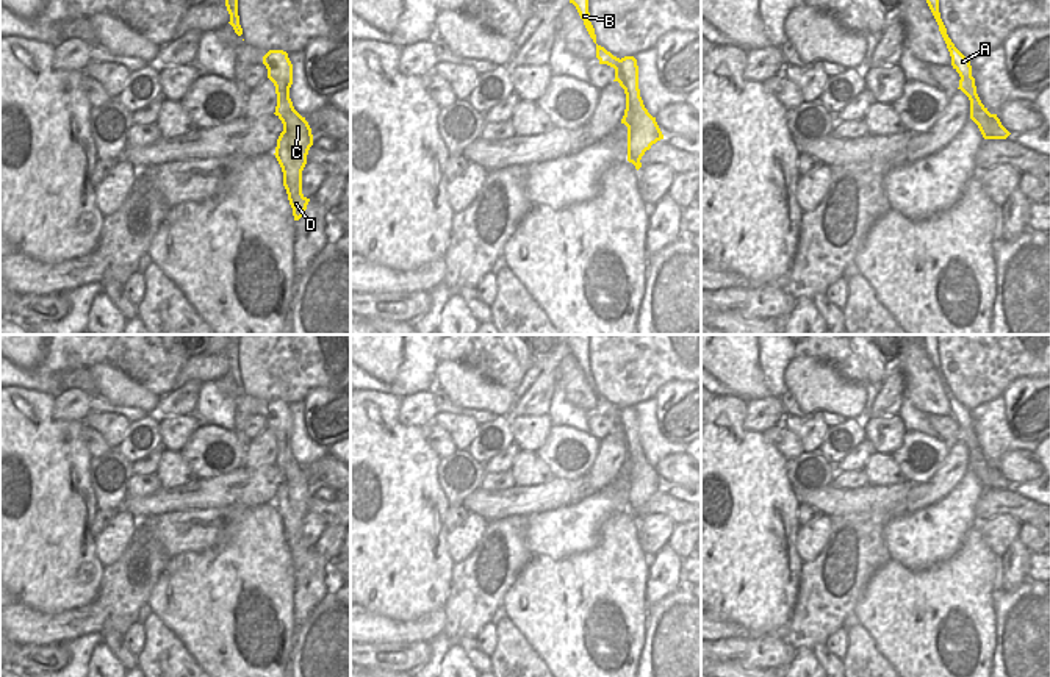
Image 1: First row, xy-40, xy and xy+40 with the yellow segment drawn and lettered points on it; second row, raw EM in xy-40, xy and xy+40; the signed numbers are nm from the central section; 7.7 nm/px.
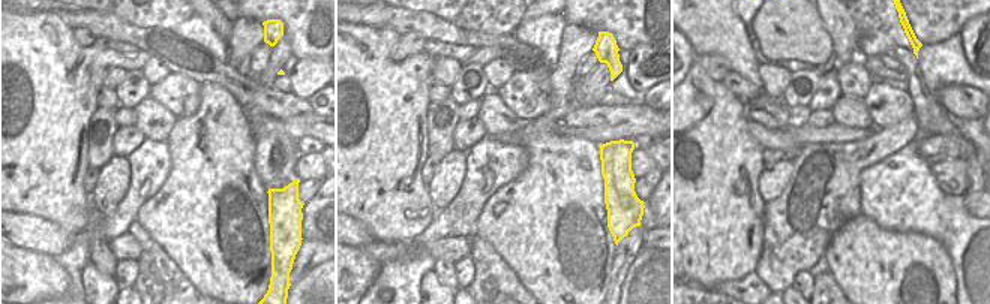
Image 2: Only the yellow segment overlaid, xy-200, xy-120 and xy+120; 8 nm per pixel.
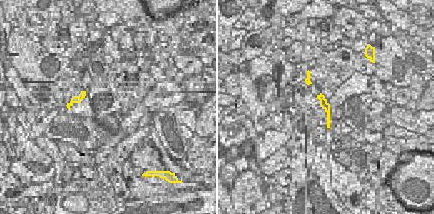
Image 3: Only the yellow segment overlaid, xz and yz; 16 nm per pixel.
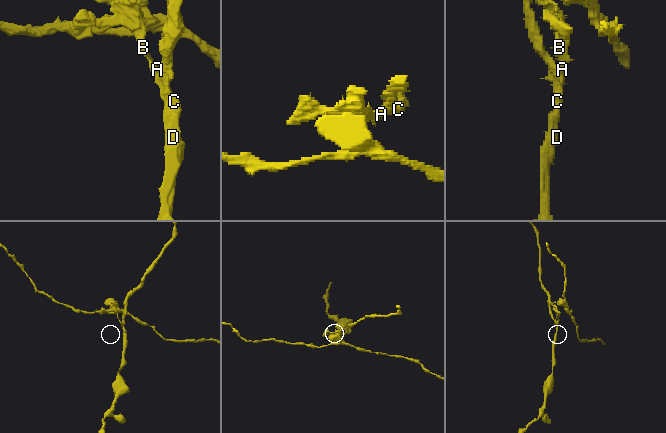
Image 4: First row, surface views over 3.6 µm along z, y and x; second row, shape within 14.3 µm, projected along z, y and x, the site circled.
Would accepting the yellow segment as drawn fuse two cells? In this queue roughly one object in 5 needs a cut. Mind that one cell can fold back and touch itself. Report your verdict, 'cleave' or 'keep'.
cleave

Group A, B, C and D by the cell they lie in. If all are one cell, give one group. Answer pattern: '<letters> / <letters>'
A B / C D

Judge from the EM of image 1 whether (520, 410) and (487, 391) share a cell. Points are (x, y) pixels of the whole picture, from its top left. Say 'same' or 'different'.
different

